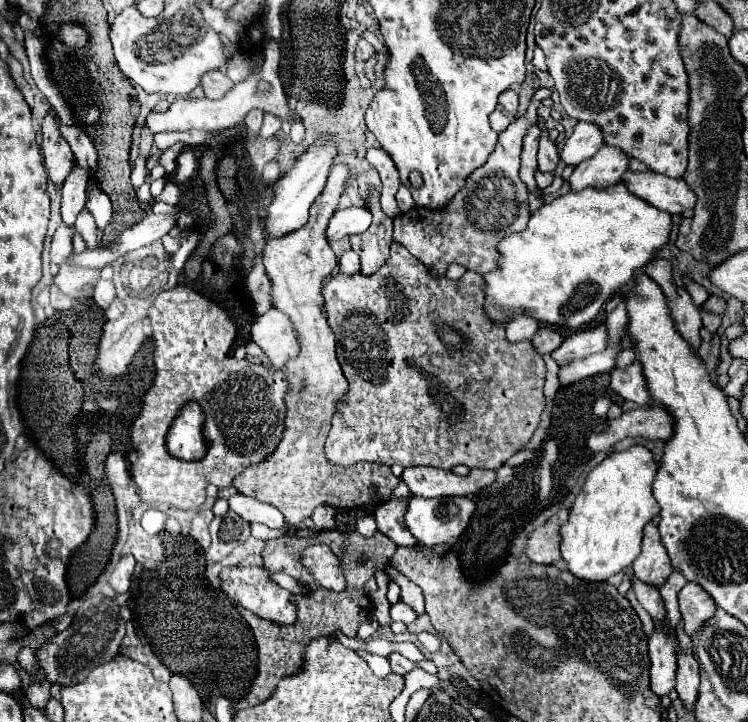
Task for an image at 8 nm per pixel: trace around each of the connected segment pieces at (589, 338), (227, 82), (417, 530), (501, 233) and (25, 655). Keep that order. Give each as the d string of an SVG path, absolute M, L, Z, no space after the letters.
M596 326L592 330L582 330L568 336L554 354L550 354L556 364L568 364L572 360L586 358L594 352L602 352L606 348L606 326Z
M222 70L206 72L206 76L202 76L202 90L208 98L222 98L232 86L234 82L226 74L222 74Z
M412 498L408 512L404 516L406 526L416 536L420 544L426 544L426 548L434 548L438 544L448 544L456 540L468 526L472 514L474 514L474 502L472 498Z
M536 96L526 116L516 118L500 134L494 154L482 168L474 170L466 178L464 188L450 200L448 206L442 210L414 206L410 212L394 218L394 242L402 244L416 260L420 260L432 276L444 276L450 264L462 264L478 274L492 272L498 268L498 252L494 252L496 244L512 232L520 232L528 224L528 188L522 184L518 172L522 138L528 126L538 118L538 104L540 98Z
M22 648L22 650L20 650L18 662L20 662L20 666L22 666L24 670L30 670L30 674L36 676L36 672L38 672L38 660L36 660L36 656L34 656L34 652L32 652L30 648Z

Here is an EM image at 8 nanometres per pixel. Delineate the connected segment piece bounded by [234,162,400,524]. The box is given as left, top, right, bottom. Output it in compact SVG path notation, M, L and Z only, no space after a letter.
M338 162L332 168L332 184L324 188L320 198L310 208L308 224L290 236L268 240L262 258L266 276L272 284L272 306L292 320L300 342L300 354L286 362L288 412L282 442L278 444L276 452L270 454L262 464L244 468L244 472L234 478L234 488L240 494L276 506L288 524L300 524L302 520L310 518L318 504L340 504L342 494L338 488L354 488L354 504L368 506L390 500L392 490L400 482L400 478L396 478L384 464L358 462L350 468L334 468L324 458L324 442L330 432L334 408L338 406L338 400L346 396L348 388L342 368L336 360L336 342L326 320L324 298L320 292L324 278L330 276L336 266L336 256L326 242L324 232L332 212L338 208L348 174L348 164Z

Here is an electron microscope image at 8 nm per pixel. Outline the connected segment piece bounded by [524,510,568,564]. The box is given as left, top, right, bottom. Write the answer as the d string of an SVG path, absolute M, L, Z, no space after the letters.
M560 510L546 524L536 528L526 540L526 556L536 564L554 564L560 560L558 528L568 520L568 510Z

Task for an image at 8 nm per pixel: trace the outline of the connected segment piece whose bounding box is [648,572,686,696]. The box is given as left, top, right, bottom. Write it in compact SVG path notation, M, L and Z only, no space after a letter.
M672 572L666 584L660 586L660 594L666 608L666 626L654 624L654 634L648 639L648 654L652 664L650 688L658 696L670 694L676 682L676 636L672 636L672 632L680 622L680 610L678 604L674 604L674 594L678 594L684 584L686 578L680 572Z

